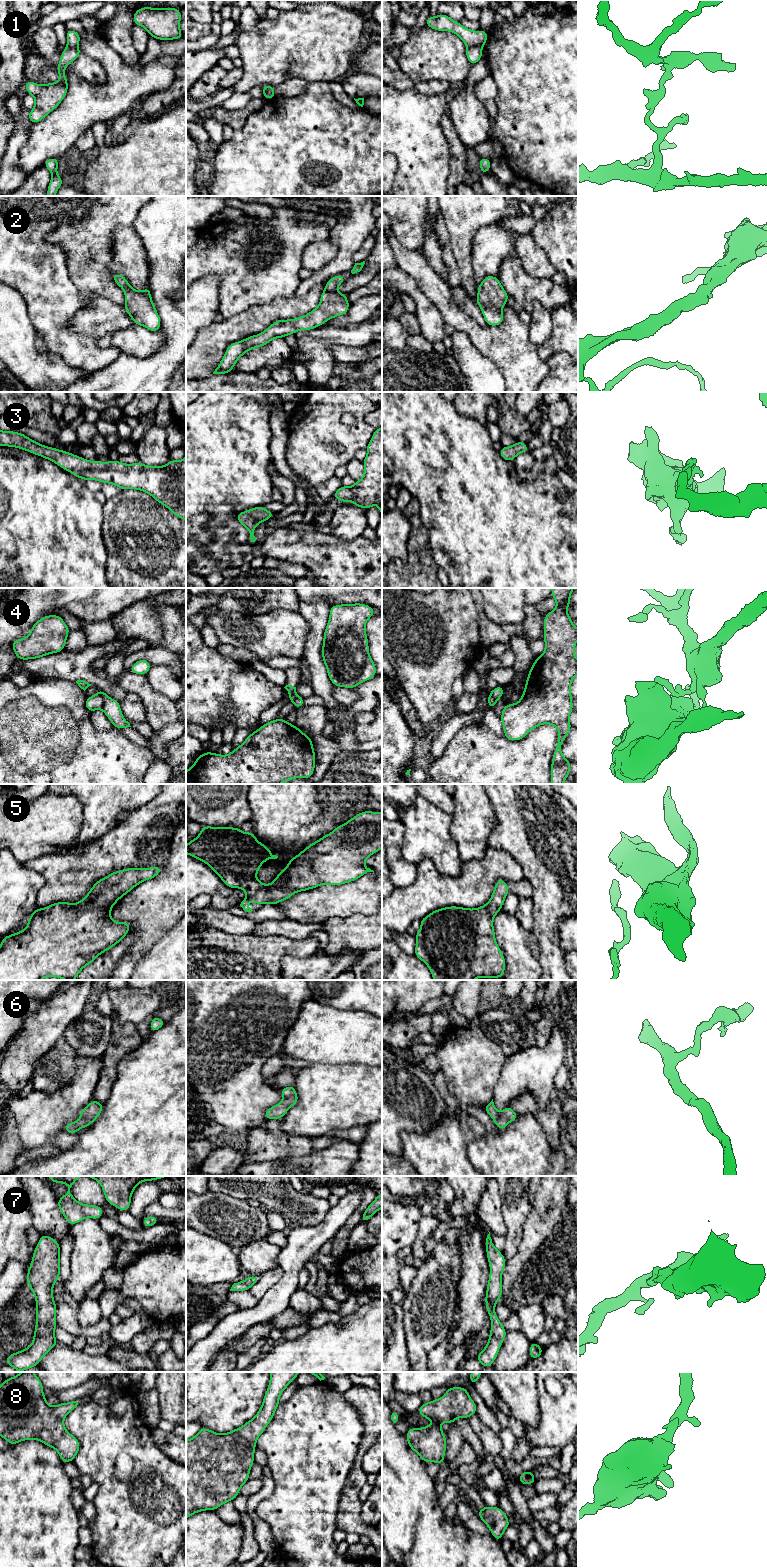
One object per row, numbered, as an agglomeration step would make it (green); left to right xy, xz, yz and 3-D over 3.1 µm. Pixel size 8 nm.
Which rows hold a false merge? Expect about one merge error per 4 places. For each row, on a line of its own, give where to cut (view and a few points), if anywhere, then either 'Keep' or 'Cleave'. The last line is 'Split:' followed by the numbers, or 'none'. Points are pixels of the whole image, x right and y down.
1: Split along yz (481, 47), (469, 46), (467, 48). Cleave
2: No split. Keep
3: No split. Keep
4: Split along xy (97, 693), (102, 698), (102, 708). Cleave
5: No split. Keep
6: No split. Keep
7: No split. Keep
8: No split. Keep
Split: 1, 4

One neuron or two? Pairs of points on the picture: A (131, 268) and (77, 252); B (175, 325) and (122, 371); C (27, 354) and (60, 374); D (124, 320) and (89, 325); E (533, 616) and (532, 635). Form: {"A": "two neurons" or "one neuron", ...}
{"A": "two neurons", "B": "one neuron", "C": "one neuron", "D": "one neuron", "E": "one neuron"}

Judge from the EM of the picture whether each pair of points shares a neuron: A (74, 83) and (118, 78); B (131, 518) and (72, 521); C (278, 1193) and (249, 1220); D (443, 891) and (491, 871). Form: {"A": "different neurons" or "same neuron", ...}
{"A": "same neuron", "B": "different neurons", "C": "different neurons", "D": "same neuron"}

